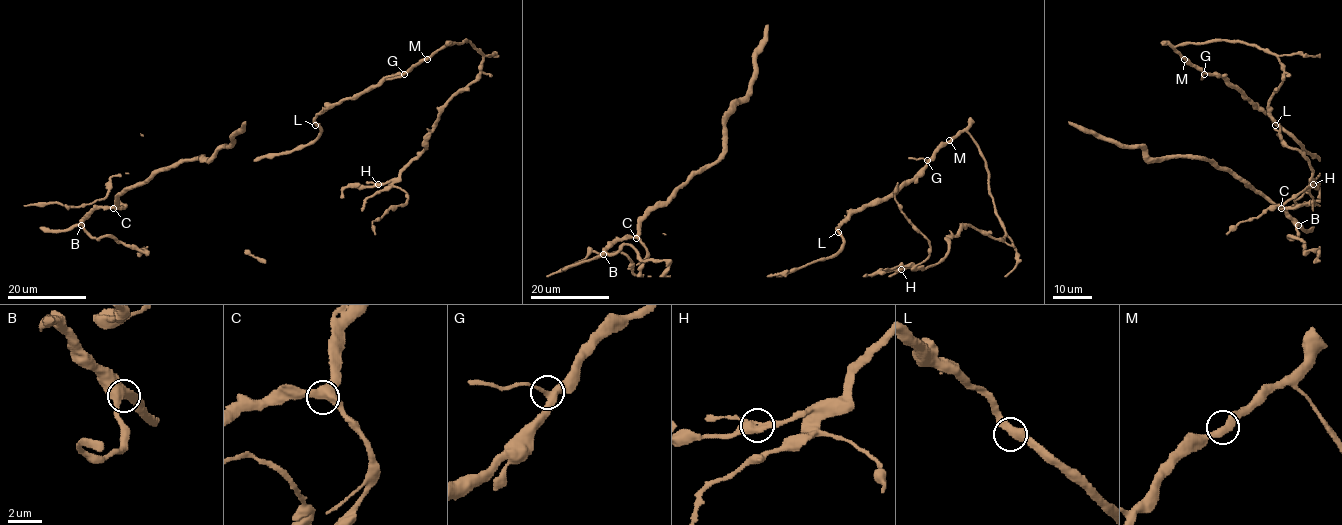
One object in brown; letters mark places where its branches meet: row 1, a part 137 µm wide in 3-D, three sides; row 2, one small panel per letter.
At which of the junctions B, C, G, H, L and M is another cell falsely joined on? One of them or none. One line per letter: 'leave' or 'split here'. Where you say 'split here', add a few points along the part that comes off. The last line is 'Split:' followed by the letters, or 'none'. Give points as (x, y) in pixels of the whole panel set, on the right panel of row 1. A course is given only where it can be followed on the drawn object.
B: leave
C: leave
G: leave
H: split here
L: leave
M: leave
Split: H

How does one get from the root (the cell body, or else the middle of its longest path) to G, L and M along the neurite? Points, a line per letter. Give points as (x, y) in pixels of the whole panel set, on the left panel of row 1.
G: (353, 96), (368, 91), (391, 76), (404, 74)
L: (353, 96), (329, 104), (315, 117), (315, 125)
M: (353, 96), (368, 91), (391, 76), (405, 74), (427, 59)

